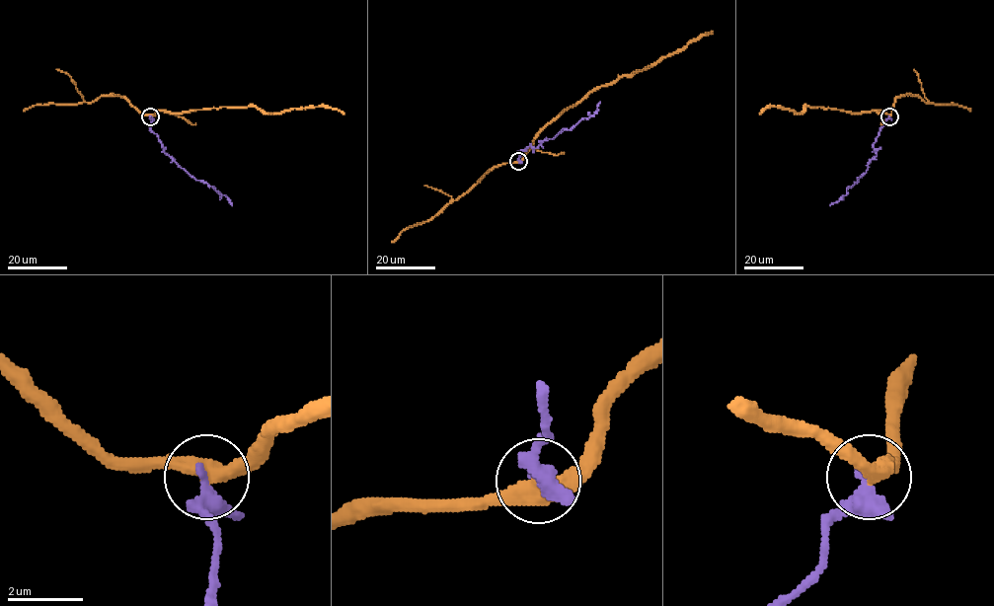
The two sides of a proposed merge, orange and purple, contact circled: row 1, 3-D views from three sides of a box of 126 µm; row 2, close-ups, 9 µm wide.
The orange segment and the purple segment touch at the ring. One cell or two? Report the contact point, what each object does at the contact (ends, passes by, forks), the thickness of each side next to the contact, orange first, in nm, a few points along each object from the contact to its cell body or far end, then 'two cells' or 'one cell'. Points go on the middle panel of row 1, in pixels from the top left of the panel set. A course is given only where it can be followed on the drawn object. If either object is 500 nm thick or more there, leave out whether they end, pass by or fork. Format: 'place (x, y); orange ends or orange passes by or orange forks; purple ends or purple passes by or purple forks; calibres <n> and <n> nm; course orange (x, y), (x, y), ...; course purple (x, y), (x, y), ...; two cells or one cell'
place (518, 161); orange passes by; purple passes by; calibres 460 and 340 nm; course orange (518, 161), (545, 126), (591, 92), (613, 84), (620, 77), (650, 67), (712, 32); course purple (518, 160), (518, 152), (530, 144), (538, 147), (592, 115), (600, 102); two cells

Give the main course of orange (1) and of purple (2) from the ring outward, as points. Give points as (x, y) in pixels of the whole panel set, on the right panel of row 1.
1: (889, 115), (879, 111), (855, 113), (805, 107), (801, 113), (796, 113), (771, 106), (760, 113)
2: (888, 115), (873, 144), (876, 156), (868, 163), (868, 169), (847, 188), (844, 195), (830, 205)

